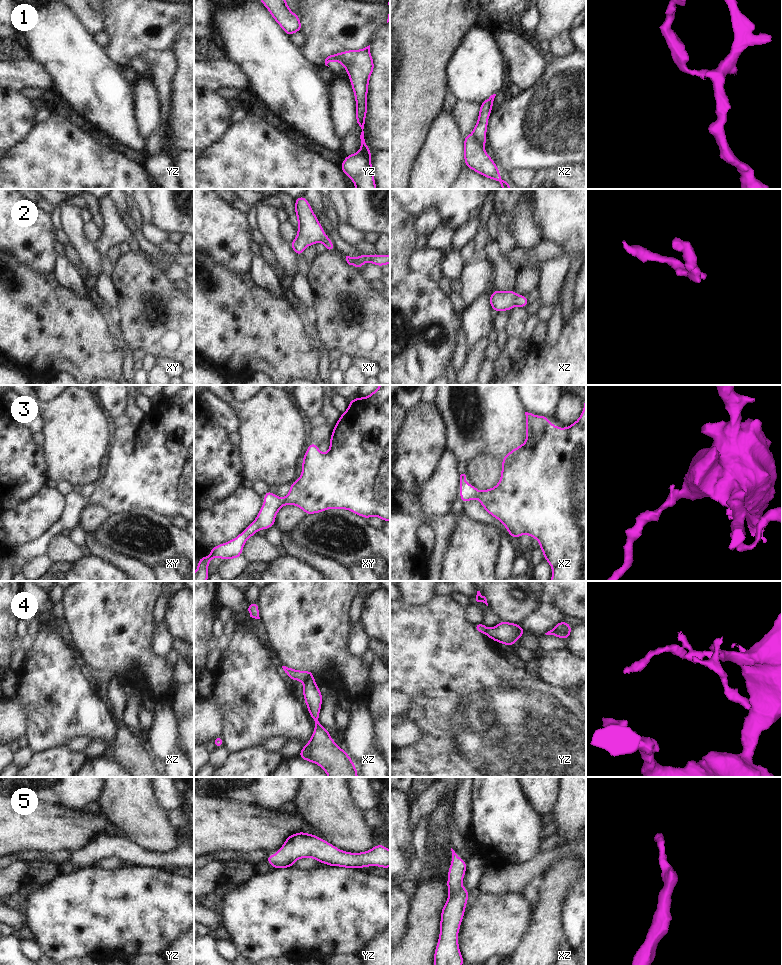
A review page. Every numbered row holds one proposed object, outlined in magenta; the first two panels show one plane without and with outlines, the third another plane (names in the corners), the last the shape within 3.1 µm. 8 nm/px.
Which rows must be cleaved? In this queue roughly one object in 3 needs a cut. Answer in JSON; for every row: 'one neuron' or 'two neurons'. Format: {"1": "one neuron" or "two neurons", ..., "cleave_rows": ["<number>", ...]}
{"1": "two neurons", "2": "one neuron", "3": "one neuron", "4": "two neurons", "5": "one neuron", "cleave_rows": ["1", "4"]}

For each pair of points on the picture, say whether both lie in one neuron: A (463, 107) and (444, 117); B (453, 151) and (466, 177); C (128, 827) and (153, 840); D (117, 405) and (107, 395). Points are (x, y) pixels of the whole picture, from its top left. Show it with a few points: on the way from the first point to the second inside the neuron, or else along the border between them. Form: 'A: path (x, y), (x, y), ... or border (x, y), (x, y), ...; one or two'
A: border (451, 111), (462, 135); two
B: border (464, 168), (455, 178); two
C: path (134, 827), (140, 827), (147, 834); one
D: path (115, 403), (109, 397); one

